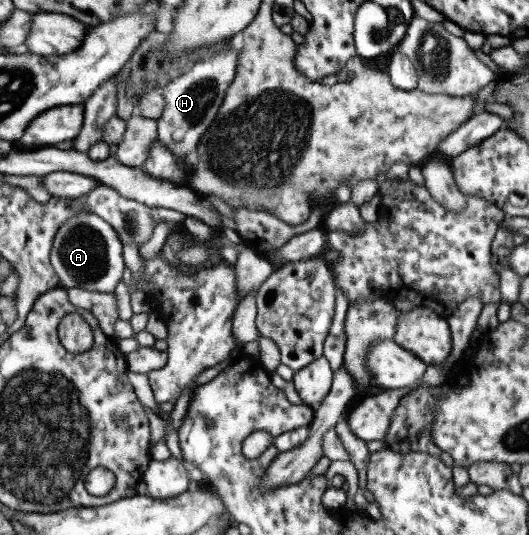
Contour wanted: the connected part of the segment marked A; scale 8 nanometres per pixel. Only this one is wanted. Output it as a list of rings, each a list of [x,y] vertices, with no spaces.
[[[89,212],[68,219],[57,228],[49,252],[50,265],[58,276],[58,287],[79,287],[102,293],[114,291],[116,283],[122,280],[125,267],[121,255],[122,246],[114,229],[100,217]]]

